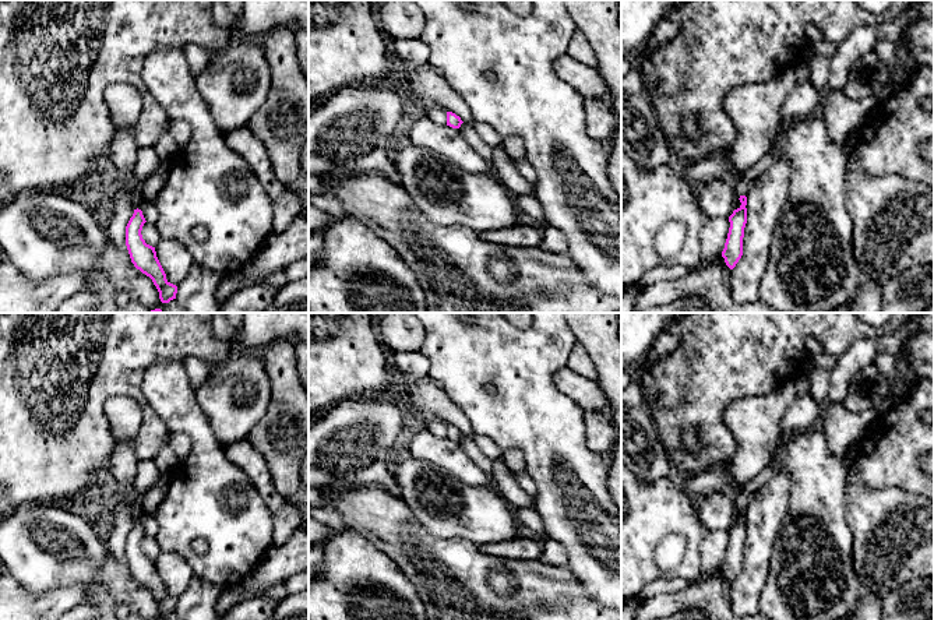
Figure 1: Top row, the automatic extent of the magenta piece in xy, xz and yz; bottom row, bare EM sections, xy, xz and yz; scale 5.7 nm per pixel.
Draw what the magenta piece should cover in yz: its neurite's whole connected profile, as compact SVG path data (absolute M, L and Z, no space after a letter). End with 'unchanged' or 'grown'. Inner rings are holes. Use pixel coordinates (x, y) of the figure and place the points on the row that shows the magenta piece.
M734 169L730 182L733 183L736 194L740 195L739 200L741 205L729 216L730 228L722 257L725 258L726 265L733 270L743 256L743 237L747 223L747 194L755 179L751 179L747 170Z; grown

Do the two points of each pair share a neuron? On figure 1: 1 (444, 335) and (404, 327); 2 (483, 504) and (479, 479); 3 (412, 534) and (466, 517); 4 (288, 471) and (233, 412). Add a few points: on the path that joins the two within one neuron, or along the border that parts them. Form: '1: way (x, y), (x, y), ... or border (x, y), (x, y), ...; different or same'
1: border (425, 327), (425, 340), (418, 349); different
2: border (450, 474), (468, 485), (487, 485); different
3: border (412, 515), (437, 536), (460, 538); different
4: border (268, 401), (265, 414), (246, 437); different

